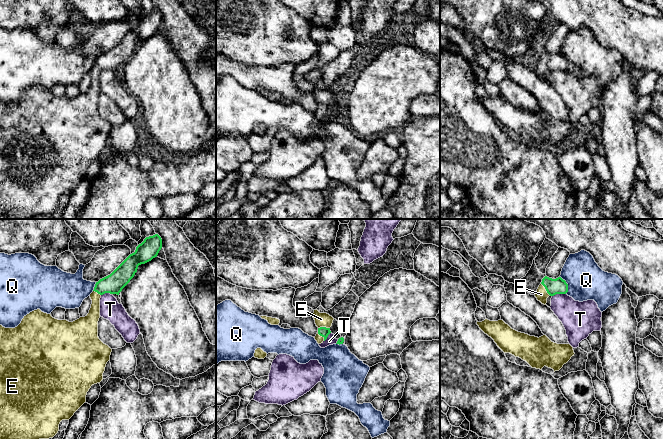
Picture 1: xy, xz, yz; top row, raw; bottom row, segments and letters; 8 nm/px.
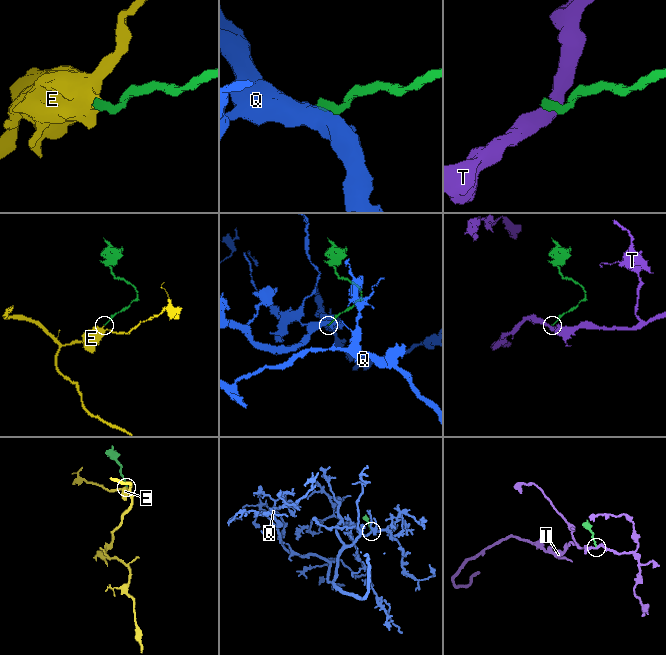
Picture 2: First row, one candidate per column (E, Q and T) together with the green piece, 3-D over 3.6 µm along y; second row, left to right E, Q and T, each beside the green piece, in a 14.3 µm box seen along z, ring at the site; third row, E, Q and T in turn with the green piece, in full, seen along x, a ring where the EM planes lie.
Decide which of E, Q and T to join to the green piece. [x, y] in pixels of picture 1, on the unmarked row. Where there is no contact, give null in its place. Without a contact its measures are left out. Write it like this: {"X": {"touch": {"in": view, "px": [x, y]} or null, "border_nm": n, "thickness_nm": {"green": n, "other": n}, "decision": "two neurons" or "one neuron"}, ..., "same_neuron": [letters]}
{"E": {"touch": {"in": "yz", "px": [545, 64]}, "border_nm": 130, "thickness_nm": {"green": 130, "other": 90}, "decision": "one neuron"}, "Q": {"touch": {"in": "yz", "px": [567, 61]}, "border_nm": 150, "thickness_nm": {"green": 130, "other": 300}, "decision": "two neurons"}, "T": {"touch": {"in": "yz", "px": [558, 69]}, "border_nm": 110, "thickness_nm": {"green": 130, "other": 260}, "decision": "two neurons"}, "same_neuron": ["E"]}

